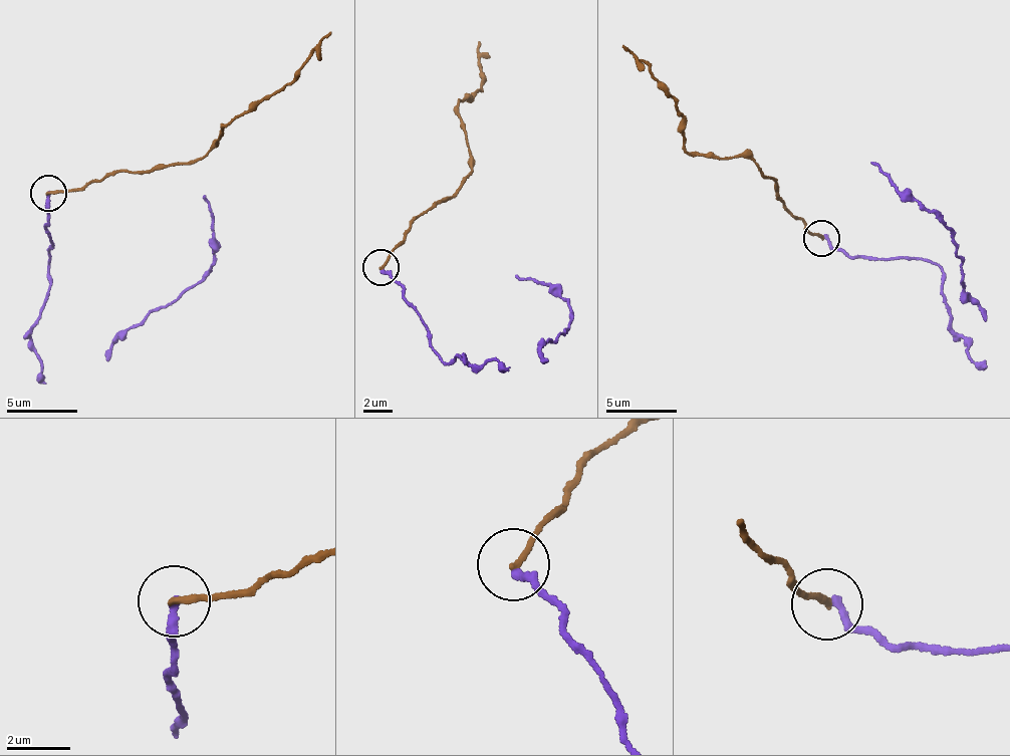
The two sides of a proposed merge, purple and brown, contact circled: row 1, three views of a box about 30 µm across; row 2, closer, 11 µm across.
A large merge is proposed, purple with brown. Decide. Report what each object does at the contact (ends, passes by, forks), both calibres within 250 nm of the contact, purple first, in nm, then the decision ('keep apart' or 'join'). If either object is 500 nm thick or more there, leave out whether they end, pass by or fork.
purple ends; brown ends; calibres 240 and 200 nm; keep apart

